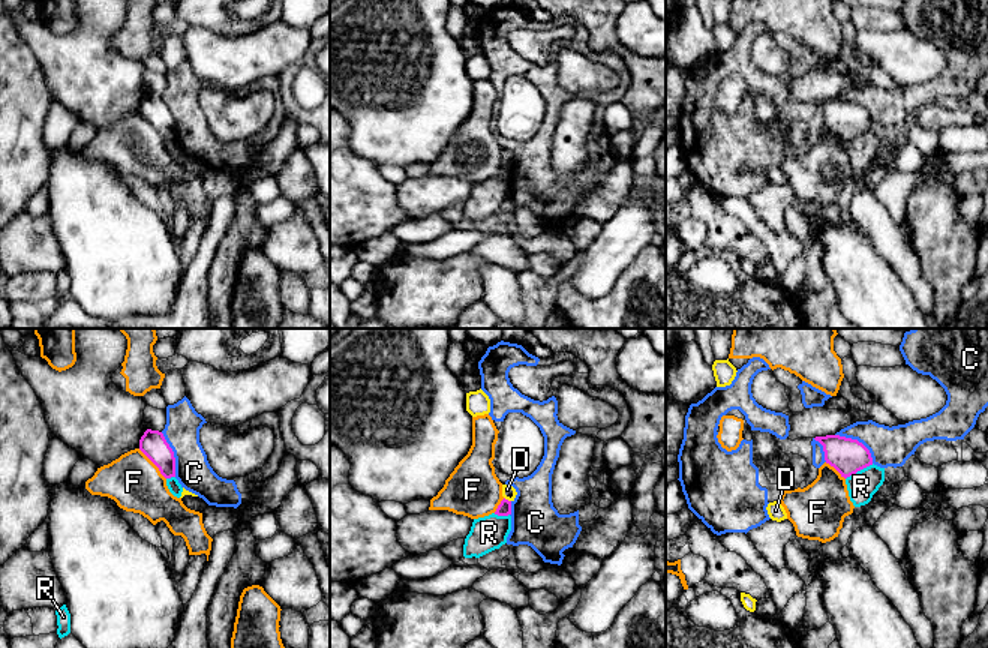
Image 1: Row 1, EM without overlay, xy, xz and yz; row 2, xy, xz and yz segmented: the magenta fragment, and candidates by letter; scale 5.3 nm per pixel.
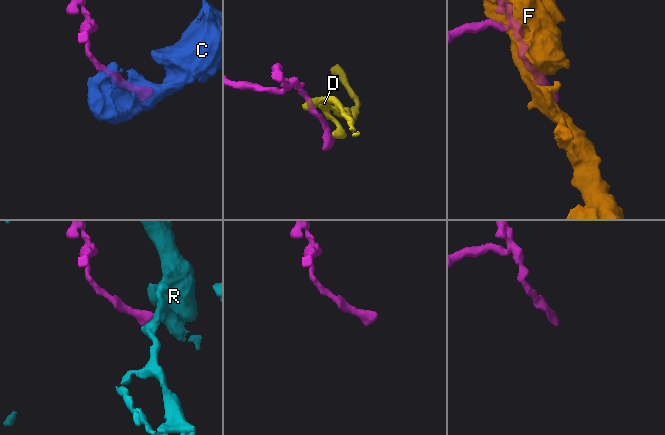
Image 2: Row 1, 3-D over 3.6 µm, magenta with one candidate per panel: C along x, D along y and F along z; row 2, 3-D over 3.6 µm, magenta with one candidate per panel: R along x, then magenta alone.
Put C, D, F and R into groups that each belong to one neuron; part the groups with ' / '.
C / D / F / R

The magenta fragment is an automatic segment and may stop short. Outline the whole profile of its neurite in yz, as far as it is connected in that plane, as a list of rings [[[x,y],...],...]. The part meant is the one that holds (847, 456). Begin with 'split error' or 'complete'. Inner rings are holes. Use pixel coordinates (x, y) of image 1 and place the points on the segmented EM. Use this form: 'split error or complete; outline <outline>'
complete; outline [[[840,435],[816,436],[814,440],[823,446],[826,464],[834,466],[844,478],[873,465],[870,450],[858,440]]]

